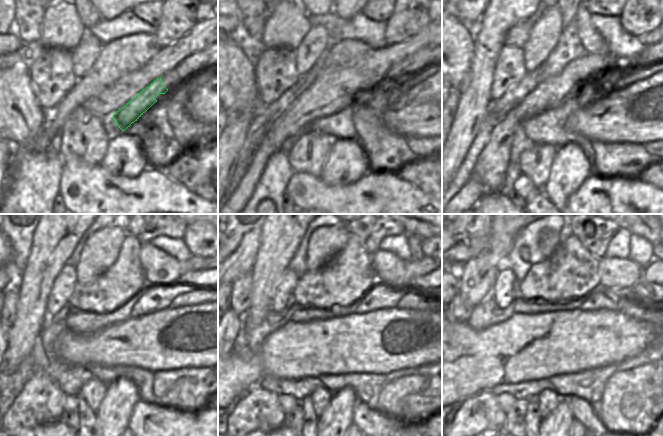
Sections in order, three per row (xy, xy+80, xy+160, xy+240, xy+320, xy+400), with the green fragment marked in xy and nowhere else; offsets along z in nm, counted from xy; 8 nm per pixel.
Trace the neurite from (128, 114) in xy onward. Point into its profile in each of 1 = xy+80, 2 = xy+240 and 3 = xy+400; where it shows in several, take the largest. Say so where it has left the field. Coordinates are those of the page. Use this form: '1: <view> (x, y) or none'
1: xy+80 (415, 62)
2: none
3: none

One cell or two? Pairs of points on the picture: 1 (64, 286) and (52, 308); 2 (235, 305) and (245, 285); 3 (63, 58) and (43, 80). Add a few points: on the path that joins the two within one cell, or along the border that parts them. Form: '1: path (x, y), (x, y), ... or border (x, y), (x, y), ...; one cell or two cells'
1: path (61, 291), (54, 300), (54, 303); one cell
2: path (240, 300), (241, 290); one cell
3: path (58, 63), (48, 75); one cell

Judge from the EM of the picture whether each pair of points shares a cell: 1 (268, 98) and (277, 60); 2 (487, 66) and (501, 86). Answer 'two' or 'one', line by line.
1: one
2: two

